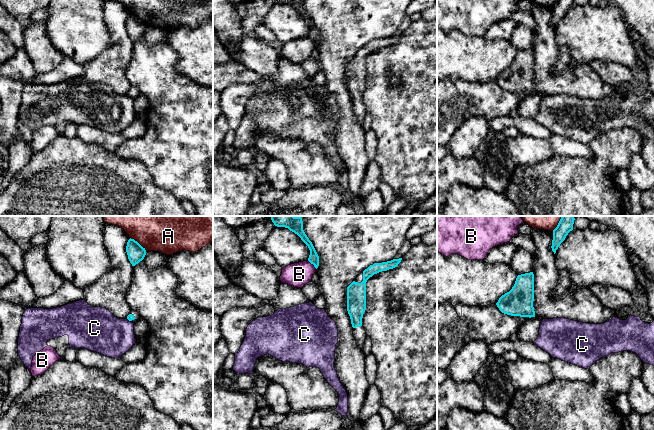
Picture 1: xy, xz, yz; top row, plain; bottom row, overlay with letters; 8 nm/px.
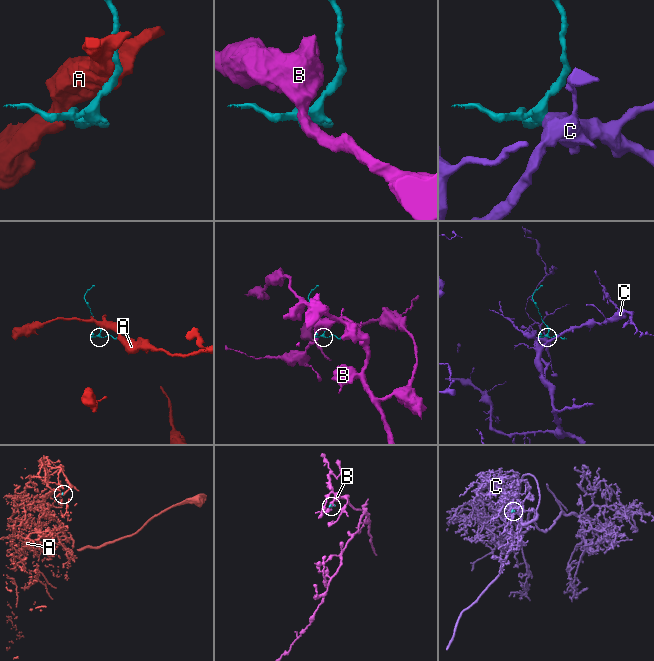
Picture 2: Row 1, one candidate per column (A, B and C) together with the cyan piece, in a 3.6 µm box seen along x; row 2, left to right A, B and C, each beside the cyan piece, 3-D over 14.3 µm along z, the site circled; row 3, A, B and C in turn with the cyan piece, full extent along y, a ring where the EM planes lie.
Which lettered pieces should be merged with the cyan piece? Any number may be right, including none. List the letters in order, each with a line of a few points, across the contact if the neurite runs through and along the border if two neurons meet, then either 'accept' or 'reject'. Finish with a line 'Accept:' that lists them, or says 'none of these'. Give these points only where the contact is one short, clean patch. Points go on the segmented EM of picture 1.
A: reject
B: xz (308, 260), (316, 268) | reject
C: xy (126, 318), (130, 321) | reject
Accept: none of these

